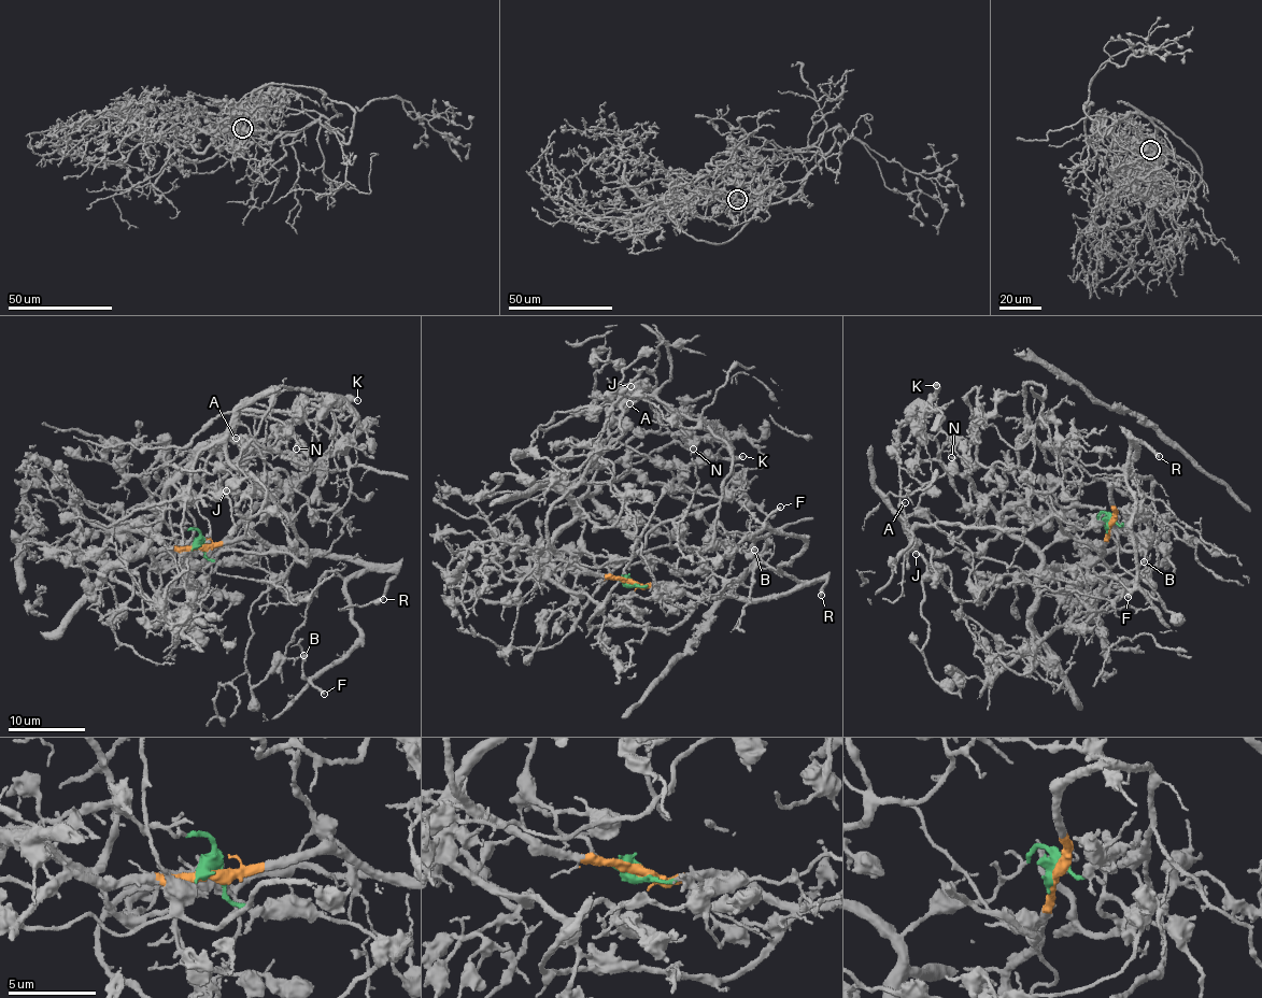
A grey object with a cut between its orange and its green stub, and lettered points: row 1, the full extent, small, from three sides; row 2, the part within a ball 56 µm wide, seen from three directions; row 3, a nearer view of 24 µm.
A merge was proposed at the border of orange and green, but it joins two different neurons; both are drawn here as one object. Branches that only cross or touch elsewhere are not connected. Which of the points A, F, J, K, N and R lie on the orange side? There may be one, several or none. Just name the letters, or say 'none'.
A, F, J, K, N, R

